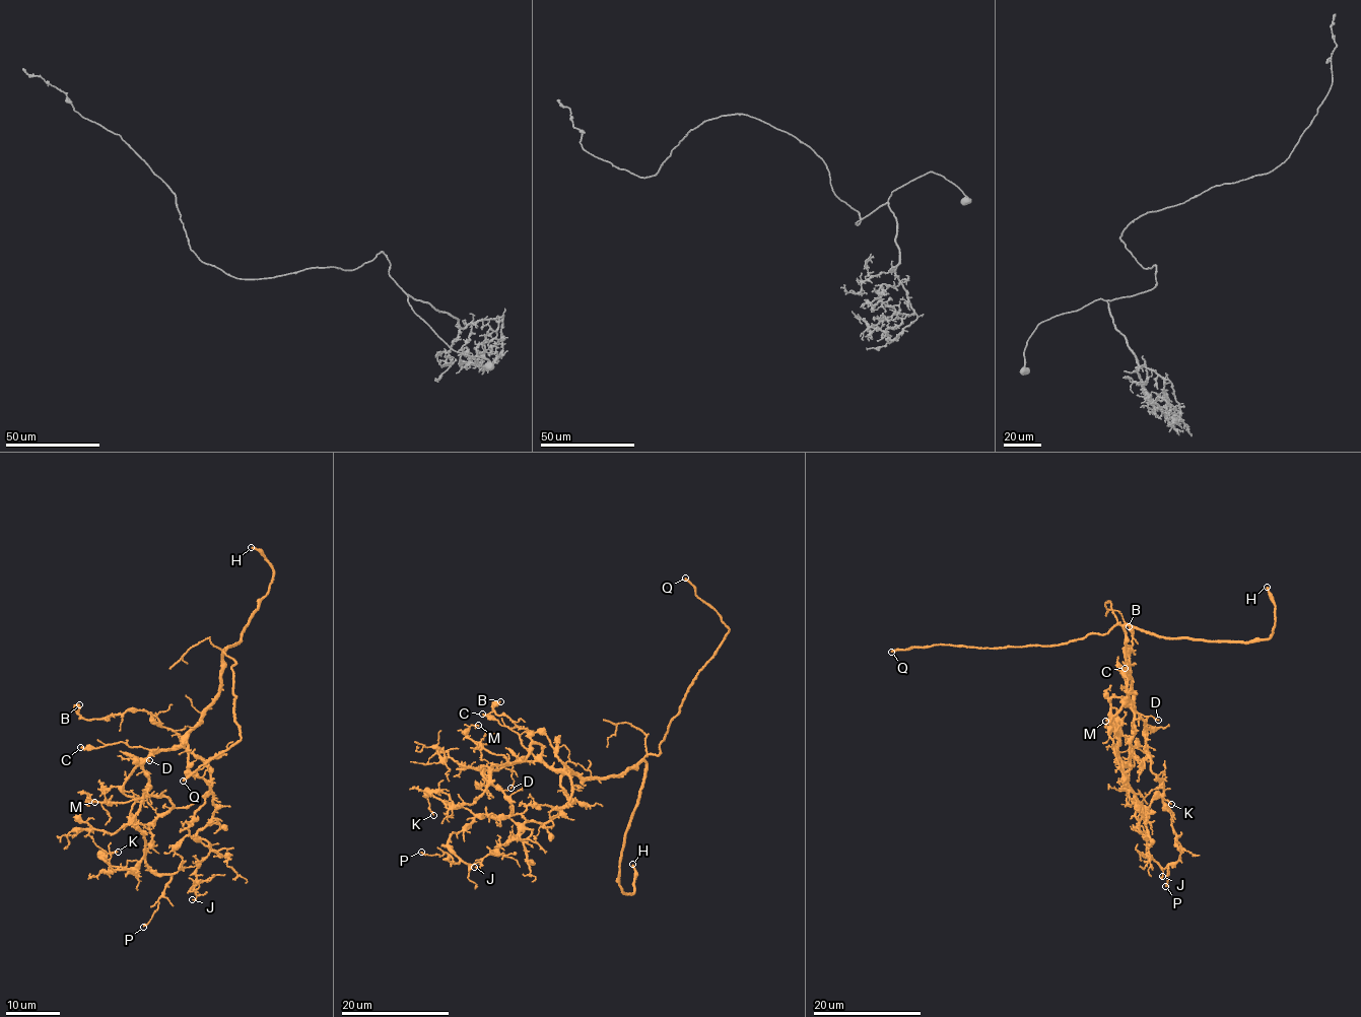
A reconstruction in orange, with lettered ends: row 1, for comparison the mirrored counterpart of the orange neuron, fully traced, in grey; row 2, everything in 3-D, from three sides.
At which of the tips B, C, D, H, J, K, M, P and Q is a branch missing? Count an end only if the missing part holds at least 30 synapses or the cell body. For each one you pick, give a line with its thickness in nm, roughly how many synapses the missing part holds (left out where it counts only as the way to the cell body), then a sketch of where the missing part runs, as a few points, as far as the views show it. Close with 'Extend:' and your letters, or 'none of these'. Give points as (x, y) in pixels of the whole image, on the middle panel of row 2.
H: calibre 240 nm; 50 synapses
Q: calibre 240 nm; course (685, 578), (662, 549), (659, 550), (648, 543), (638, 532), (627, 517), (630, 503), (626, 499)
Extend: H, Q

